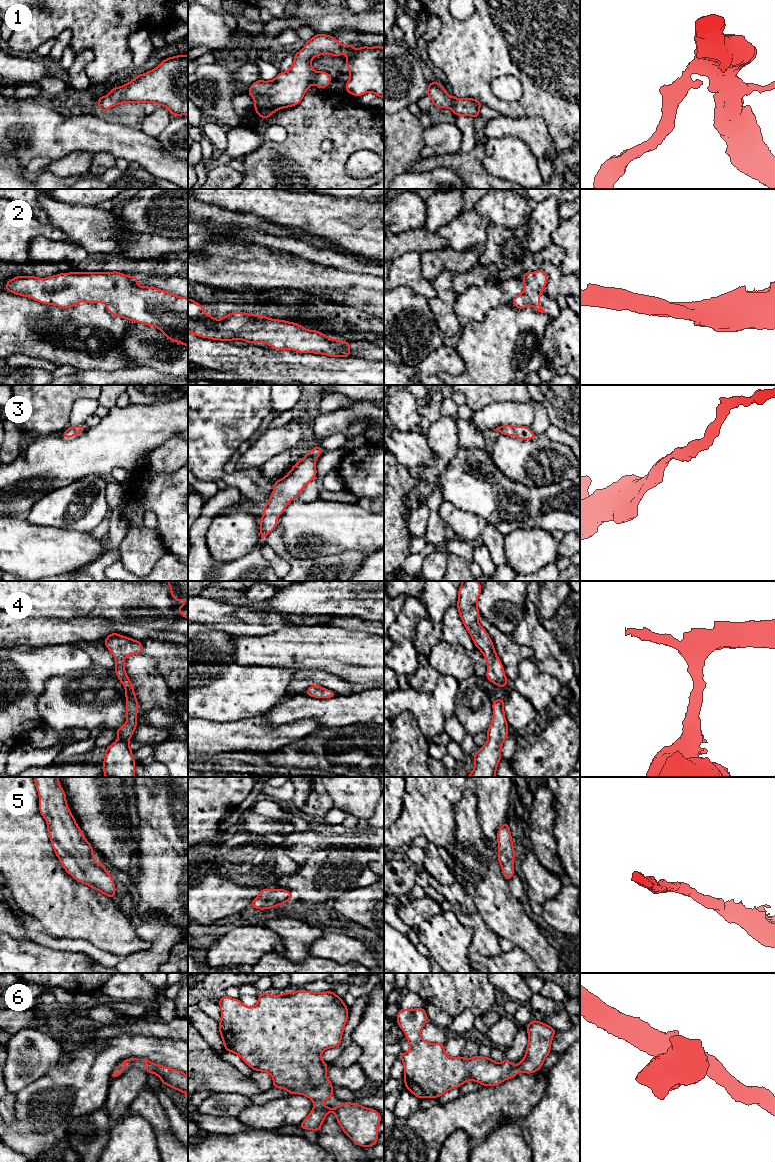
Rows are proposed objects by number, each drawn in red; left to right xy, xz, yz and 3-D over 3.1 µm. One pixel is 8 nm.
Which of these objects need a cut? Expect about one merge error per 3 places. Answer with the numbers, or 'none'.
none

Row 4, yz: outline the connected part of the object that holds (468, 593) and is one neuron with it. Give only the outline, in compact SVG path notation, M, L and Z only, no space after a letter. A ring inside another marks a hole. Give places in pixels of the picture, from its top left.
M462 581L461 587L458 589L458 602L456 606L462 623L469 632L476 648L482 652L487 661L486 678L491 683L505 688L509 681L505 676L502 662L497 657L489 634L478 622L480 612L477 603L481 590L482 586L478 581Z

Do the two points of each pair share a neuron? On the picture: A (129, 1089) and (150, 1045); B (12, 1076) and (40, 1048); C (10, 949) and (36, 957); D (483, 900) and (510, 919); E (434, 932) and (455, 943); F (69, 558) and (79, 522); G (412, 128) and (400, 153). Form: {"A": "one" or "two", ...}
{"A": "two", "B": "one", "C": "one", "D": "one", "E": "one", "F": "two", "G": "one"}

